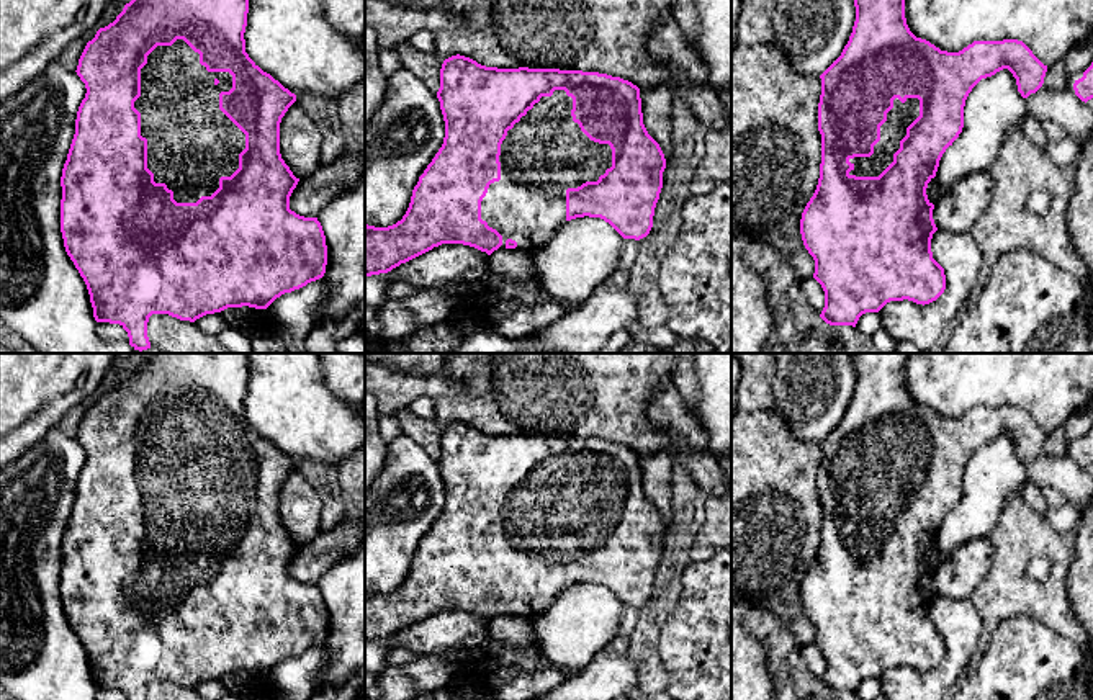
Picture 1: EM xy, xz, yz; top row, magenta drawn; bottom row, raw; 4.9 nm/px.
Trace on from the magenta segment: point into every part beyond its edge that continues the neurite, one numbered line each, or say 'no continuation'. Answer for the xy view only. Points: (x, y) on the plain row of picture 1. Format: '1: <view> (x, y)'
1: xy (190, 509)

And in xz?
1: xz (545, 519)

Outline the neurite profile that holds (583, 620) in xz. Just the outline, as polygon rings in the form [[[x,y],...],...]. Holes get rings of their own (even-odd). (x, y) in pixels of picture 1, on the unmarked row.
[[[584,582],[566,587],[545,613],[530,621],[551,664],[578,672],[618,635],[623,607],[604,586]]]

